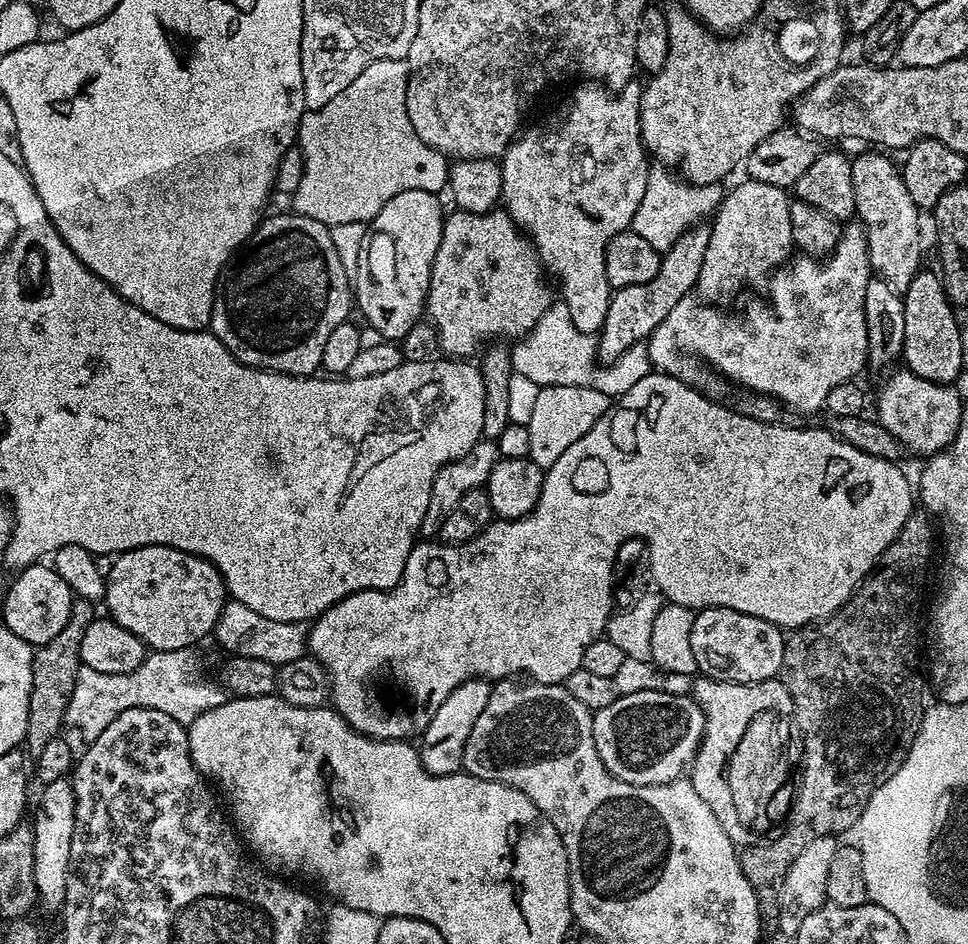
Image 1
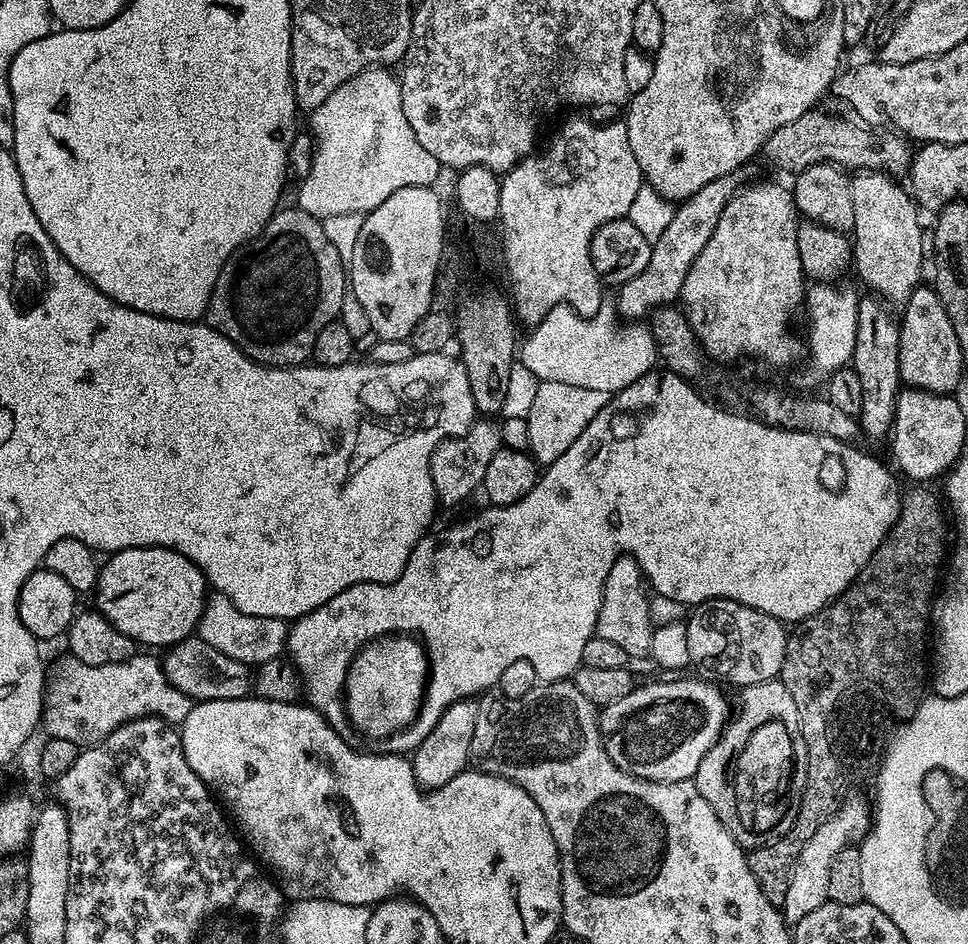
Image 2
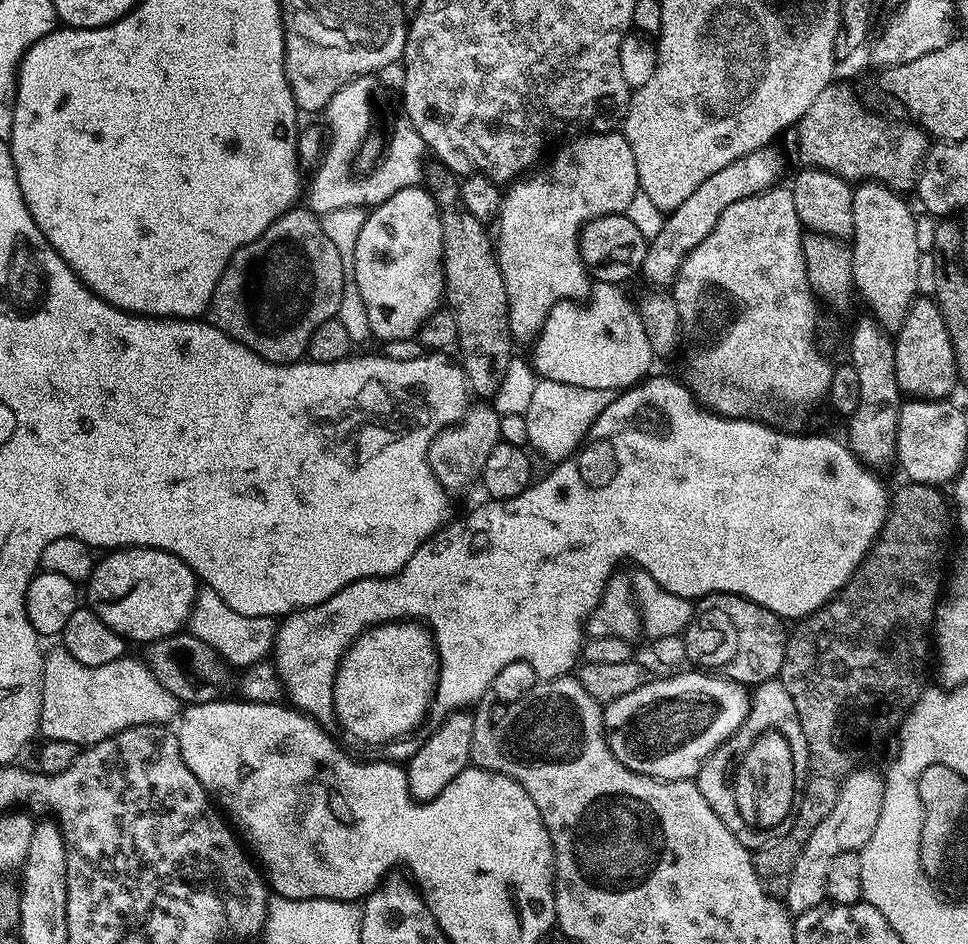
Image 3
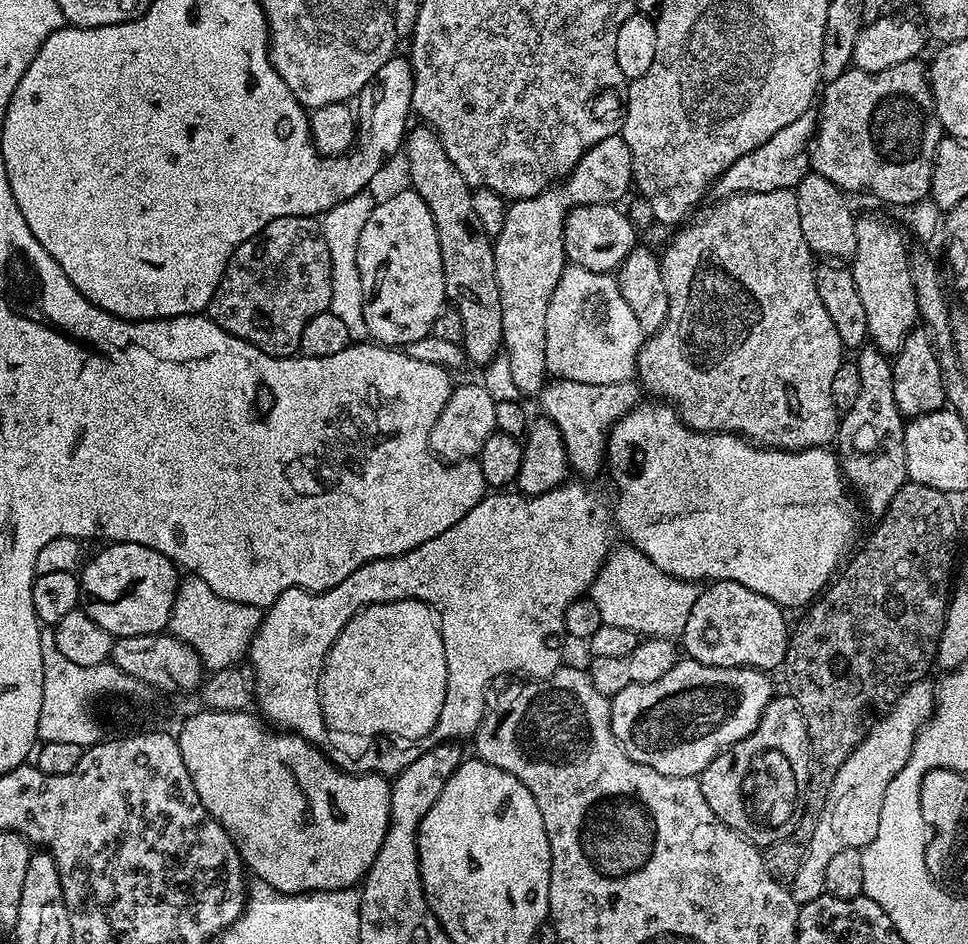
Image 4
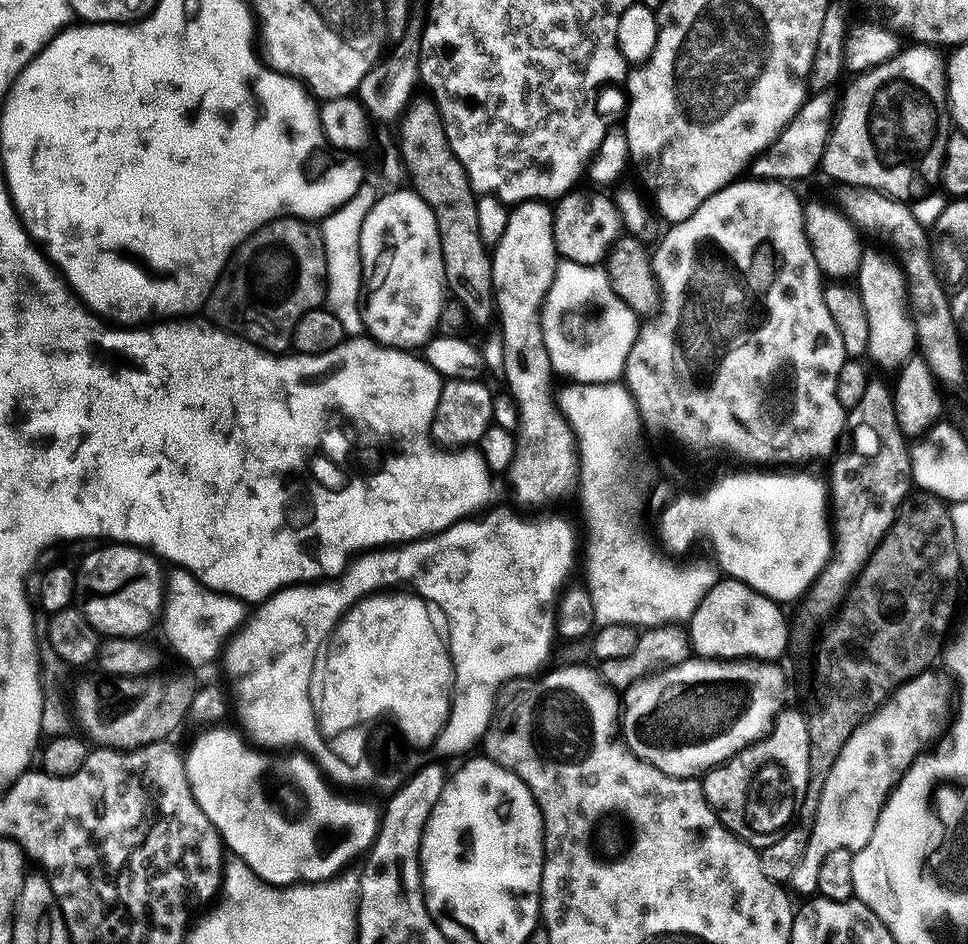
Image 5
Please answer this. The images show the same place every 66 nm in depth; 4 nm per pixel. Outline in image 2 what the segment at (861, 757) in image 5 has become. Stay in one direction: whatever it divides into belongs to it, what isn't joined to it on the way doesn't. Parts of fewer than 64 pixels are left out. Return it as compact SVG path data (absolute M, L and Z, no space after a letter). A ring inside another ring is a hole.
M848 794L840 801L840 808L818 830L814 830L814 838L802 846L798 858L792 863L792 873L788 875L786 898L782 905L784 923L794 926L810 914L810 910L818 910L818 906L829 903L828 886L830 883L830 862L834 862L834 854L849 847L852 835L863 837L872 826L873 817L870 815L870 804L860 796Z

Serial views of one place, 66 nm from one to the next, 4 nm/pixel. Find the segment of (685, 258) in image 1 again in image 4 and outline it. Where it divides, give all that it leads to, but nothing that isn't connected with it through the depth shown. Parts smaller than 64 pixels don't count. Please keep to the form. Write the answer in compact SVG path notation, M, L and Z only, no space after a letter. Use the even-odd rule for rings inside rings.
M815 111L803 112L790 126L782 126L778 134L774 134L762 146L744 154L738 162L734 162L719 176L710 192L716 198L727 198L737 192L769 192L770 190L795 189L802 178L810 171L810 145L818 127L818 116Z

